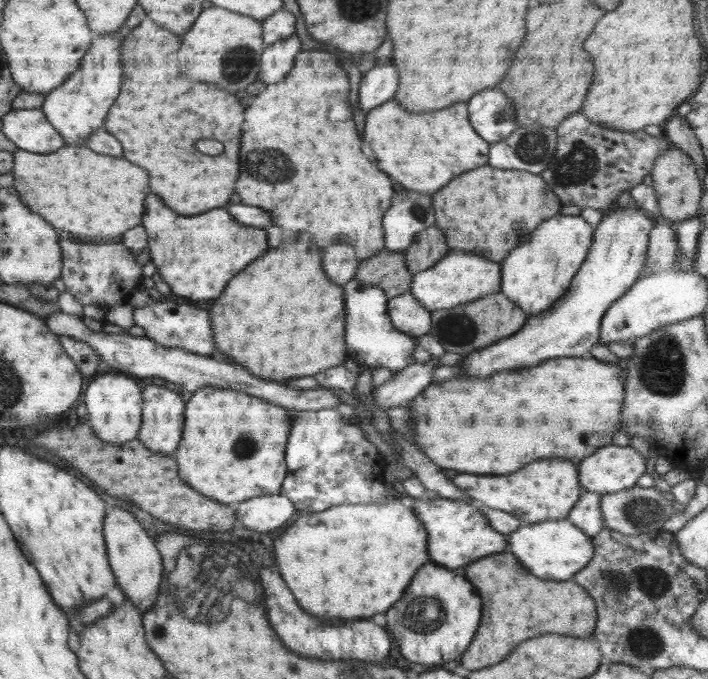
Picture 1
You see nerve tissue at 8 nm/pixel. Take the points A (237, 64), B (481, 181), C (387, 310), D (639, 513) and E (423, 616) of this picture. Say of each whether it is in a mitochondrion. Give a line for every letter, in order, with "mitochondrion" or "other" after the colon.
A: mitochondrion
B: other
C: other
D: mitochondrion
E: mitochondrion

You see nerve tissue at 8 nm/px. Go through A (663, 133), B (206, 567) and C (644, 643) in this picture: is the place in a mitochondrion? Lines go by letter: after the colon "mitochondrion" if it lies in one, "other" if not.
A: other
B: mitochondrion
C: mitochondrion

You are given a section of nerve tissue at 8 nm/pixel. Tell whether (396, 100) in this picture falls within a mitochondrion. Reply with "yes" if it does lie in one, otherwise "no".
no

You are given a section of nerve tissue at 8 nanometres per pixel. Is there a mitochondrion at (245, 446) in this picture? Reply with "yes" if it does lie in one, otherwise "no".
yes

